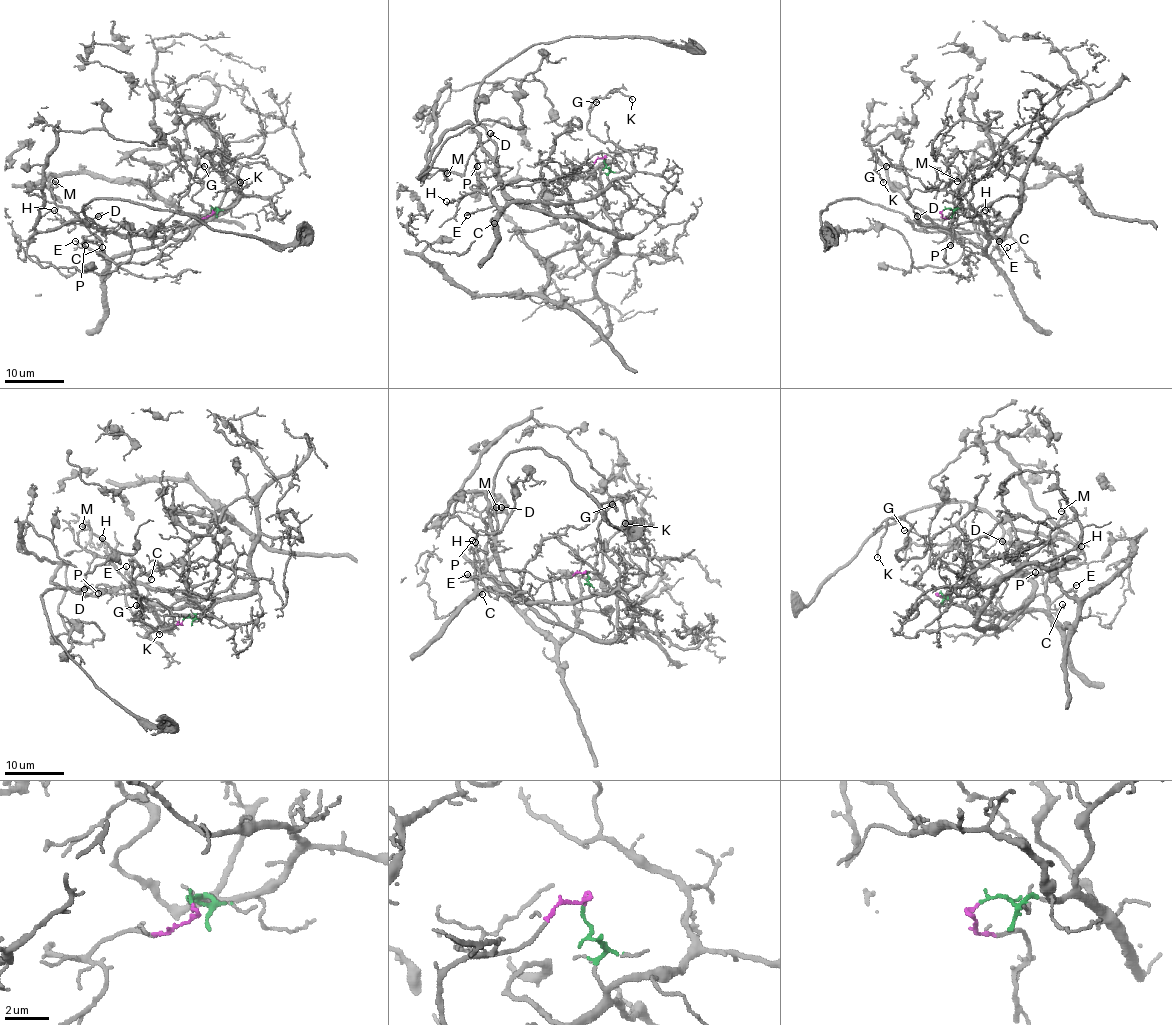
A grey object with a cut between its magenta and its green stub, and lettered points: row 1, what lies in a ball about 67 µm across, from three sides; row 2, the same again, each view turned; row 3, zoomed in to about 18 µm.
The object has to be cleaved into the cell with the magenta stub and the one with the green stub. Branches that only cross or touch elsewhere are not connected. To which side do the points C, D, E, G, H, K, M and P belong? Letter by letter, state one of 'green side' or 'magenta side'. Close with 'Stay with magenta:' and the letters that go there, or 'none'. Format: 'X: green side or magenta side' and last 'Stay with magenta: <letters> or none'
C: green side
D: green side
E: green side
G: green side
H: green side
K: green side
M: green side
P: green side
Stay with magenta: none

